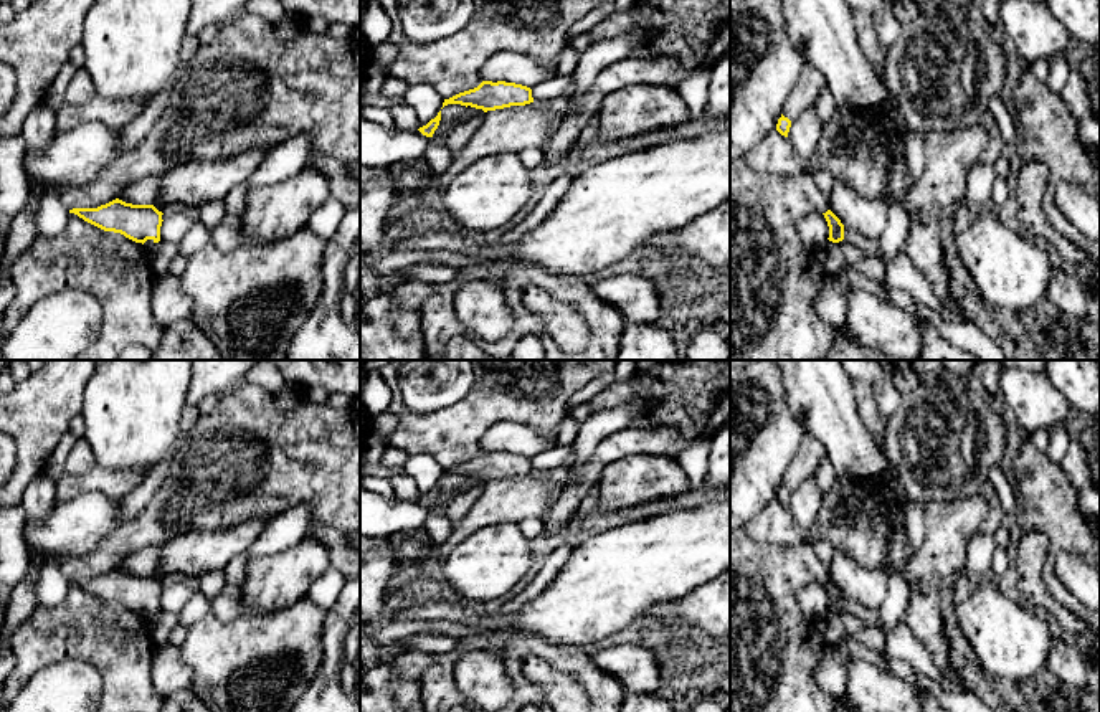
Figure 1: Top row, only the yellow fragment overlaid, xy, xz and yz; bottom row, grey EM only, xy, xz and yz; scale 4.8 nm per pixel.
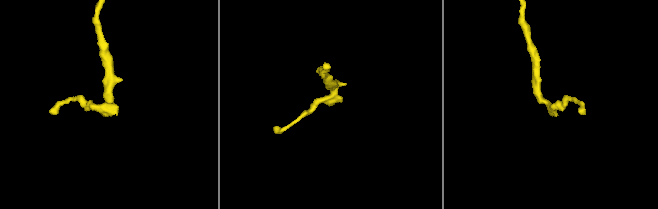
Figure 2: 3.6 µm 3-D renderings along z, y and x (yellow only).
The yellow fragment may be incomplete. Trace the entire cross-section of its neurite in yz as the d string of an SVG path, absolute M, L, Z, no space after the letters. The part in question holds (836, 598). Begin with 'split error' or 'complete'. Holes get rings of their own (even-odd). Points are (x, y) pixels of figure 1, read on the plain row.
split error | M827 580L823 585L824 585L827 596L829 596L829 608L827 608L829 611L849 613L854 618L861 619L864 624L877 626L882 629L879 611L869 610L869 608L859 605L857 601L846 598L831 580Z

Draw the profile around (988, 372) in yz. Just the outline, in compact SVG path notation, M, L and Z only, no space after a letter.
M976 360L974 380L983 390L991 393L1001 393L999 373L1003 365L998 360Z

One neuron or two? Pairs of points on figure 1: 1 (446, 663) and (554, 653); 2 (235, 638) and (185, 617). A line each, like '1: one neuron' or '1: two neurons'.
1: one neuron
2: two neurons

